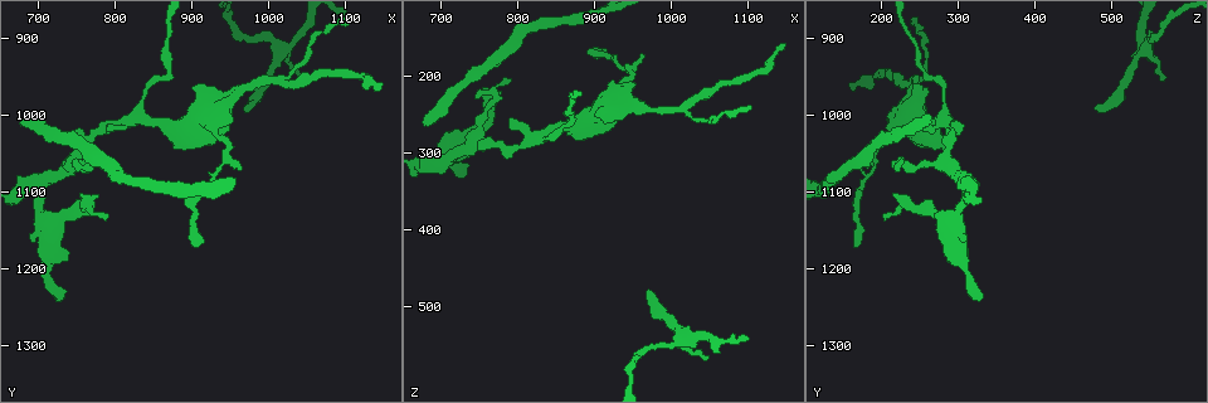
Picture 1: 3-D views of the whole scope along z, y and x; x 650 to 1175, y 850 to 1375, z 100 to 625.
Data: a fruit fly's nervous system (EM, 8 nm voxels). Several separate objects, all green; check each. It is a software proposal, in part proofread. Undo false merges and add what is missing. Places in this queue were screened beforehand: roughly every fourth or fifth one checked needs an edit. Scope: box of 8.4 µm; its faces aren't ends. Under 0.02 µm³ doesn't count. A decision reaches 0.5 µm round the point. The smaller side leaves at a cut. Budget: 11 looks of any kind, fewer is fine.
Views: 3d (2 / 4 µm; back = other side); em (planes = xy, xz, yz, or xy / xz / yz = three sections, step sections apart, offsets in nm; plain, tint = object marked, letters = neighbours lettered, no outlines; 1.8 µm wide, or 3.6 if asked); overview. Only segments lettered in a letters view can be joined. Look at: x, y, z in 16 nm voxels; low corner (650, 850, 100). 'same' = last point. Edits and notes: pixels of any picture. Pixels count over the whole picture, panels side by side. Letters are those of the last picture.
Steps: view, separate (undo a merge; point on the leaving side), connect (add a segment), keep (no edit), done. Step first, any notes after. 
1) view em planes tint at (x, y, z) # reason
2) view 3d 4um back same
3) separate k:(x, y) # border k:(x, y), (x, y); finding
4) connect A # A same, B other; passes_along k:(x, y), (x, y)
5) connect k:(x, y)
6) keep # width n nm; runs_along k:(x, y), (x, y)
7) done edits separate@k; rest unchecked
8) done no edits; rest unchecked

view em xz step 4 tint at (785, 1140, 200) # free end

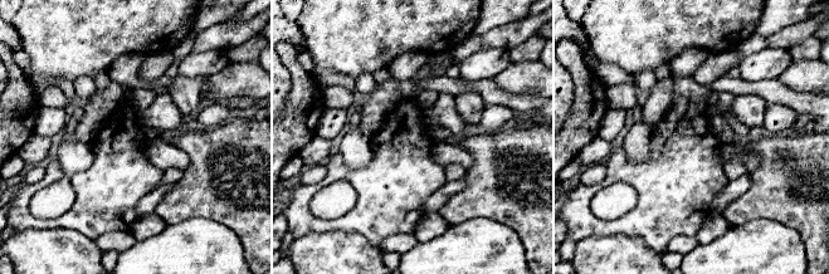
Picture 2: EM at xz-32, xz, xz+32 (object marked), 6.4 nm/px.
view em planes letters same

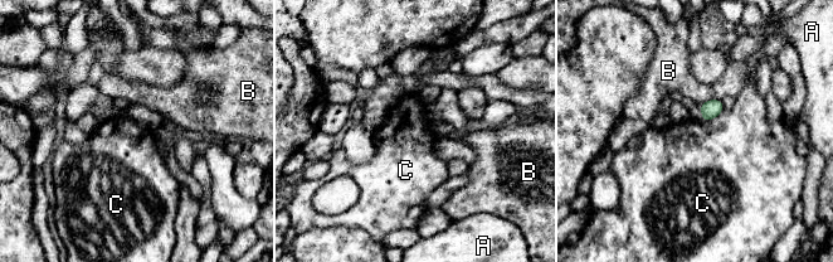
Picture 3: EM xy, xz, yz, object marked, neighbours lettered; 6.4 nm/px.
keep # width 120 nm; A other, B other, C other; border 3:(722, 110), (711, 119), (701, 120); none of them fits

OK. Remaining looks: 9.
view 3d 4um at (920, 1170, 165) # free end

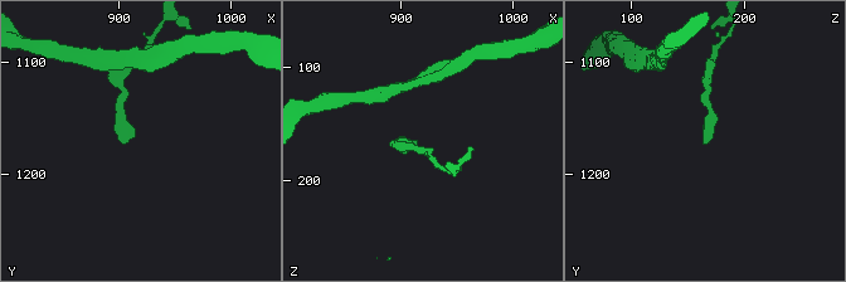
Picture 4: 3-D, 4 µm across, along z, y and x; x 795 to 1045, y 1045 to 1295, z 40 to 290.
view em xy step 16 letters at (918, 1168, 166)

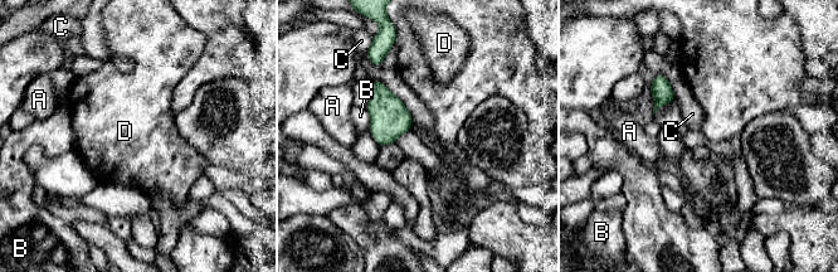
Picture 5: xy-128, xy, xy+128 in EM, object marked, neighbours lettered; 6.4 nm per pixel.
keep # width 170 nm; A other, B other, C other, D other; border 5:(654, 74), (666, 78), (676, 98); none of them fits

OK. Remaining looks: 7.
view 3d 4um at (1145, 955, 160) # free end

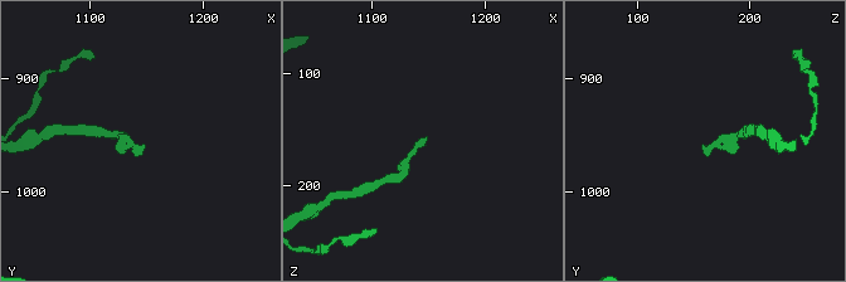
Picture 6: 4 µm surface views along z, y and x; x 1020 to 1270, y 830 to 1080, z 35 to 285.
view em planes plain at (1146, 960, 158) # shape alone is not enough

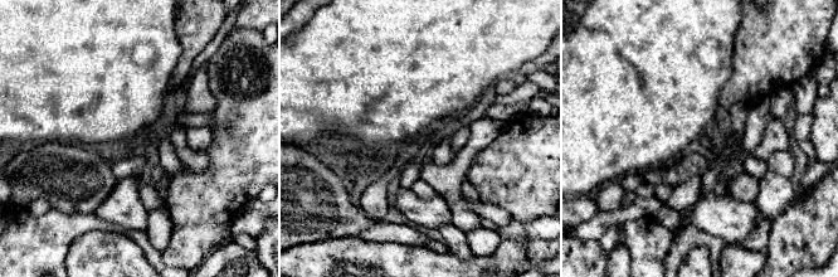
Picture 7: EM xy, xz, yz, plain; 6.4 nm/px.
view em planes letters same # see the neighbours

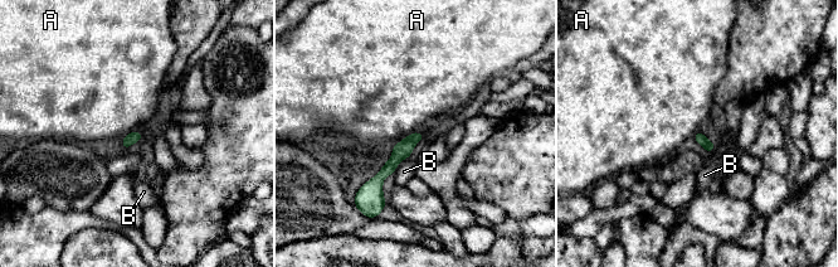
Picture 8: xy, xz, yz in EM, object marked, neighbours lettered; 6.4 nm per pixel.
keep # A other, B other; border 8:(414, 131), (393, 146); no lettered segment goes on from it

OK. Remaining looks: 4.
view em planes letters at (1045, 955, 565) # free end

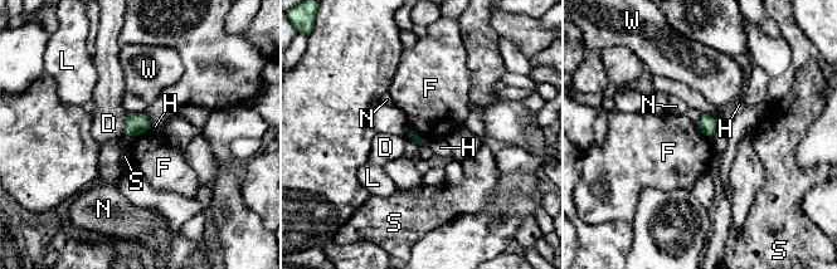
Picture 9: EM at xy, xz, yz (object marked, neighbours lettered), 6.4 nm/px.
keep # D other, F other, H other, L other, N other, S other, W other; border 9:(410, 128), (428, 141); none of them fits

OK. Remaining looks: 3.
view 3d 2um at (970, 990, 480) # tapers out

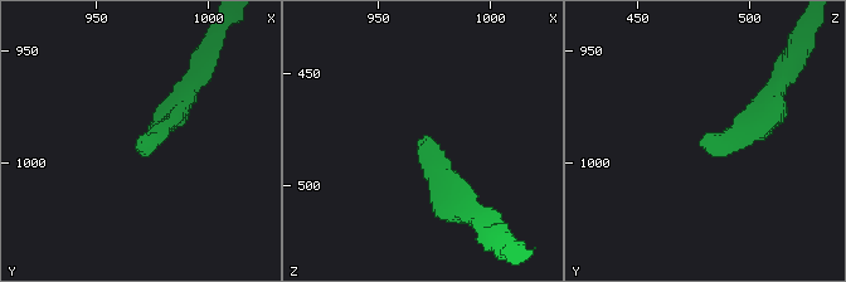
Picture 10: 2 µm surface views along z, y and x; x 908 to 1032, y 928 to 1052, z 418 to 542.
view em planes letters at (970, 993, 480) # shape alone is not enough

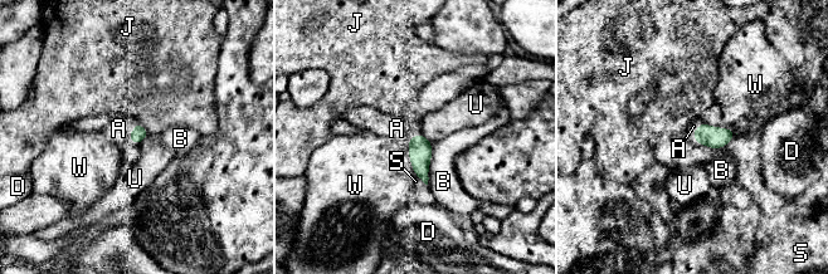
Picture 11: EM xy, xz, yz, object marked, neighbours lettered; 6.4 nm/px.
connect A # A same, B other, D other, J other, S other, U other, W other; the neuron continues

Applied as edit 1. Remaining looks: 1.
done edits connect@11; rest unchecked

